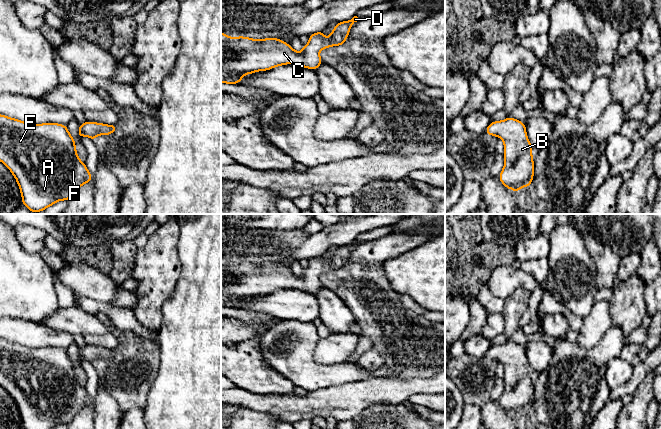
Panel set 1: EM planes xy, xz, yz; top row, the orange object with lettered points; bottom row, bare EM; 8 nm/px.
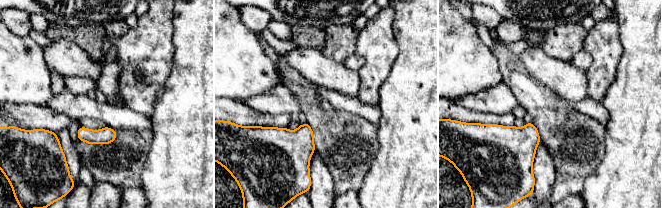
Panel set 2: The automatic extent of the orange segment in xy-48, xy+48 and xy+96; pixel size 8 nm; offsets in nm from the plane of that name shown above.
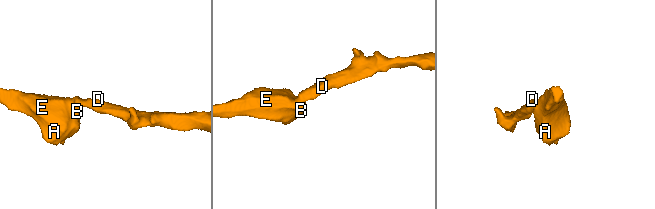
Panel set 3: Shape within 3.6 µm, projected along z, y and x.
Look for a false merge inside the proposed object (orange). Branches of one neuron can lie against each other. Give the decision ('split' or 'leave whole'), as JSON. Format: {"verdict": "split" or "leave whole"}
{"verdict": "leave whole"}

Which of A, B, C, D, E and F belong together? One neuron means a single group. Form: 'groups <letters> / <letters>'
groups A B C D E F

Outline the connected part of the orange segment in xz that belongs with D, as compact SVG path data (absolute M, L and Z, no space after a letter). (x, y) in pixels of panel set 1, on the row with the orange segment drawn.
M354 16L351 20L337 22L328 38L323 36L324 30L308 36L309 43L303 46L301 52L278 38L233 38L221 32L221 82L236 84L242 81L243 75L285 64L298 64L316 70L323 62L319 51L343 45L352 24L359 20Z

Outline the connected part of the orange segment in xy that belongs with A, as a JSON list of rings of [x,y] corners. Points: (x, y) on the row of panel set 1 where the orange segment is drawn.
[[[0,114],[0,161],[16,178],[22,204],[33,213],[58,201],[68,201],[78,188],[93,180],[77,156],[75,142],[66,125],[30,124]]]

